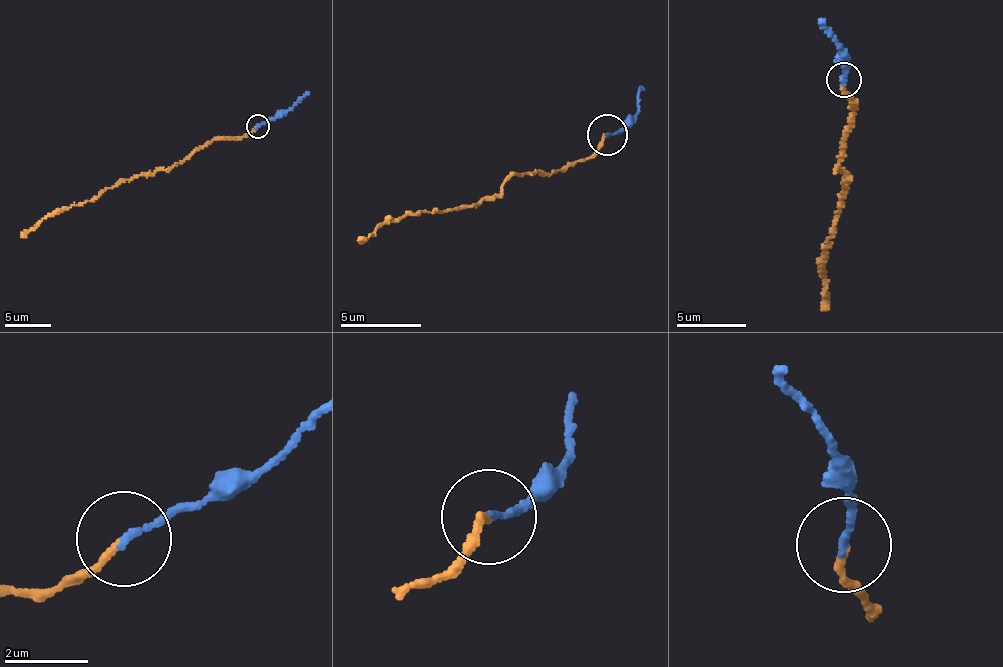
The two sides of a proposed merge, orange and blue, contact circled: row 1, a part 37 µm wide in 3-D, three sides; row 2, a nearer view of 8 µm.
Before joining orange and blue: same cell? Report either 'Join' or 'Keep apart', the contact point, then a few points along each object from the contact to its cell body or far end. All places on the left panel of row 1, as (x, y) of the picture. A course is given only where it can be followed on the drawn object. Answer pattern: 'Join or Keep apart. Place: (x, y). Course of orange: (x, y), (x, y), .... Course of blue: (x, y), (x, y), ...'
Keep apart. Place: (257, 126). Course of orange: (257, 127), (242, 136), (218, 137), (168, 167), (129, 179), (121, 179), (89, 201), (57, 208), (21, 237). Course of blue: (257, 127), (274, 120), (309, 92)

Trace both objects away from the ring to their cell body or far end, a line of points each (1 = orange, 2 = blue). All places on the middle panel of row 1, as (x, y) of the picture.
1: (606, 135), (559, 171), (513, 174), (498, 195), (471, 206), (385, 216), (360, 241)
2: (606, 135), (626, 127), (642, 85)

